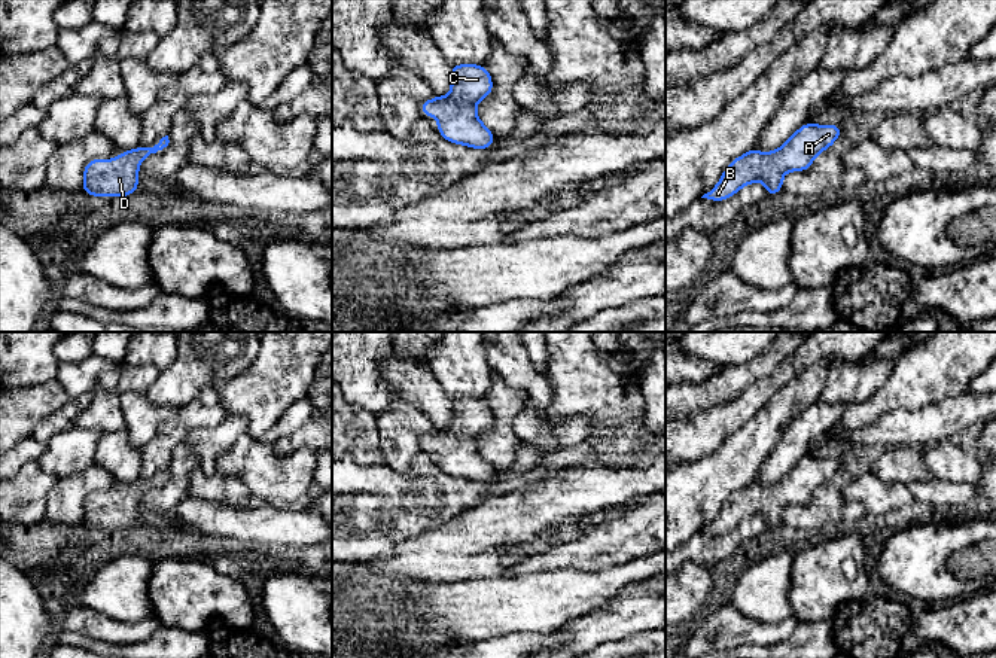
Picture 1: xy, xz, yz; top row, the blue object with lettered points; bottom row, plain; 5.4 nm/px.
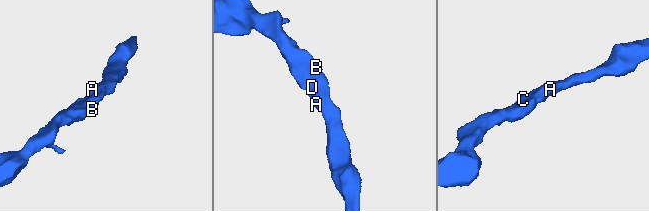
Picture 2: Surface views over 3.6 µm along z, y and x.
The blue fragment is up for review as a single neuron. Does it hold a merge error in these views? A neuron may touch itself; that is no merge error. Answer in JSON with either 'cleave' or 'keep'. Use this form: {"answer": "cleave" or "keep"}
{"answer": "keep"}

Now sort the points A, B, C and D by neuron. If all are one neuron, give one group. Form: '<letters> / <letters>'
A B C D

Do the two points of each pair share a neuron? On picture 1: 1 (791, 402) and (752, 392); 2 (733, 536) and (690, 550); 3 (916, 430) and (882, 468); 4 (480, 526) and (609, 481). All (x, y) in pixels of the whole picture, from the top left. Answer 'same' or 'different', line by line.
1: different
2: same
3: different
4: same

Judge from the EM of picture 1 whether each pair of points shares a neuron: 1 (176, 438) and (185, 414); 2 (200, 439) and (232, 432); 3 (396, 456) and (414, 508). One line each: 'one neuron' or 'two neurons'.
1: two neurons
2: one neuron
3: two neurons

